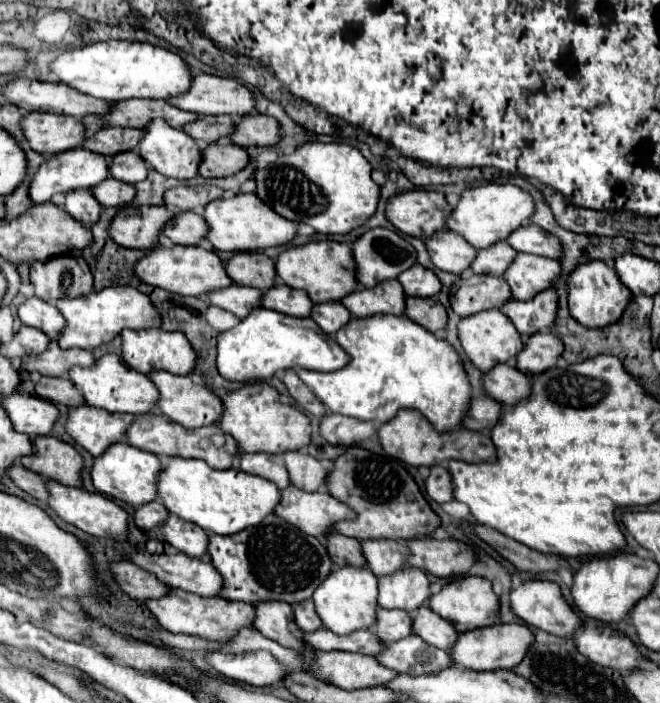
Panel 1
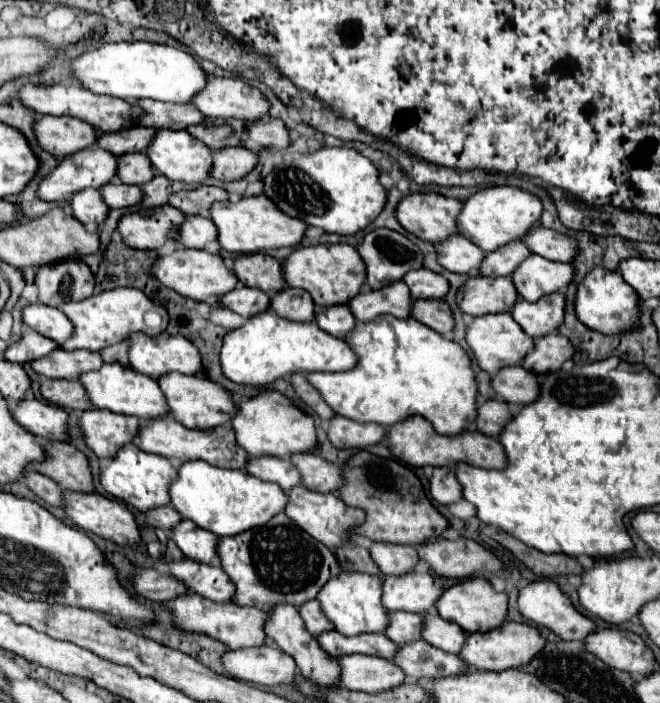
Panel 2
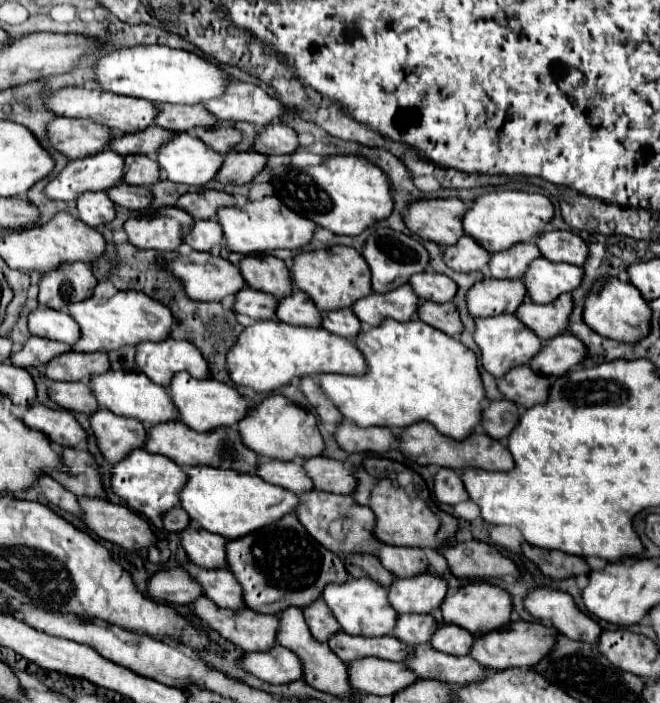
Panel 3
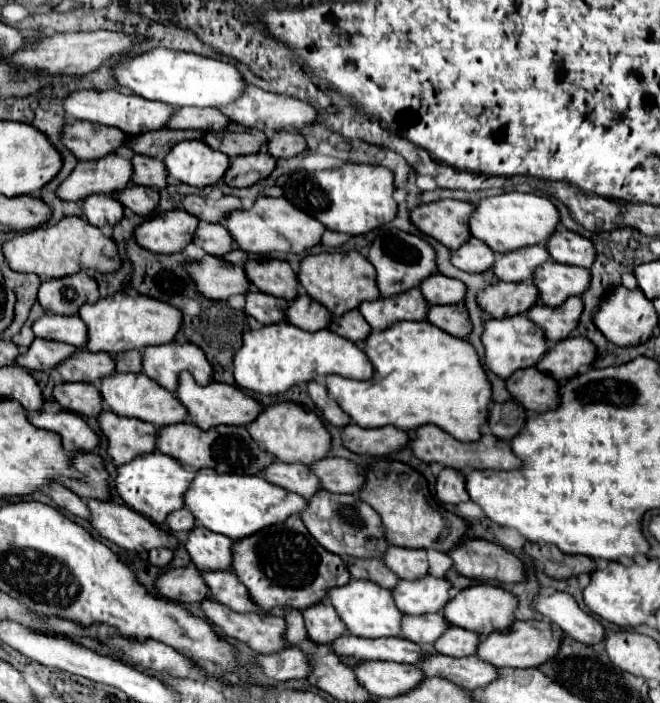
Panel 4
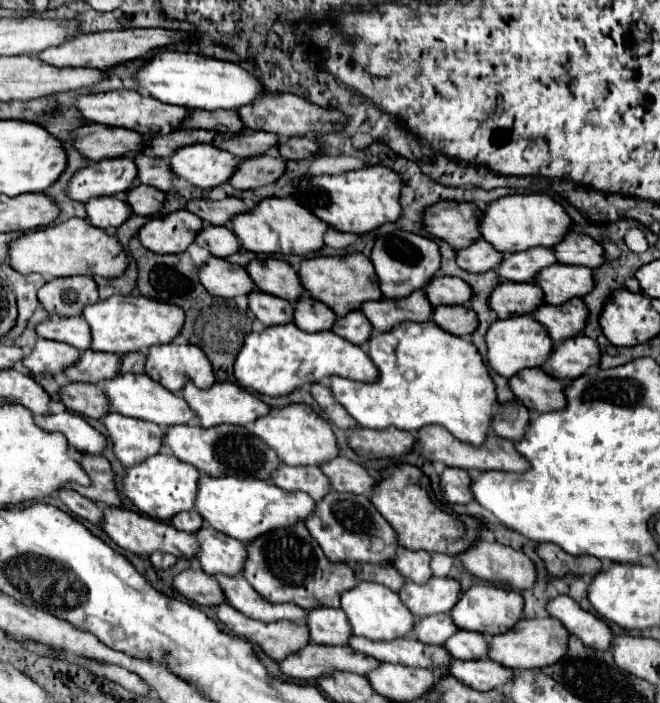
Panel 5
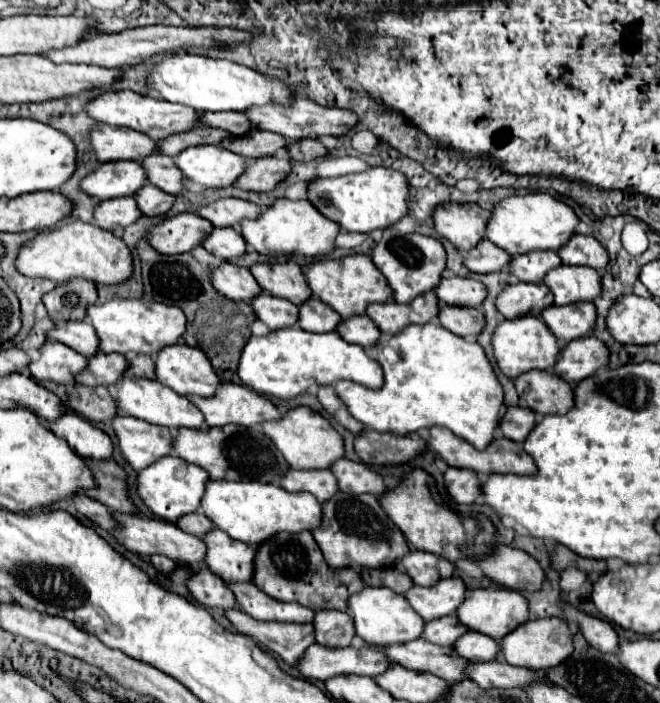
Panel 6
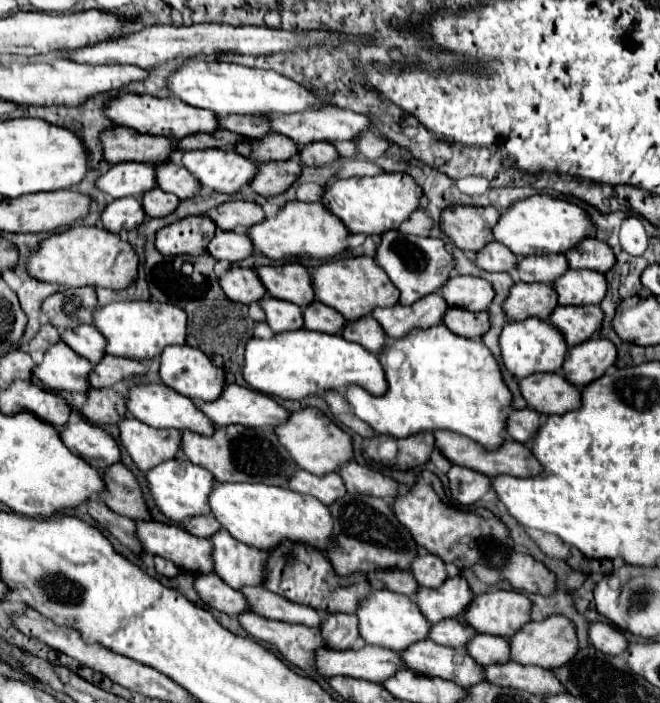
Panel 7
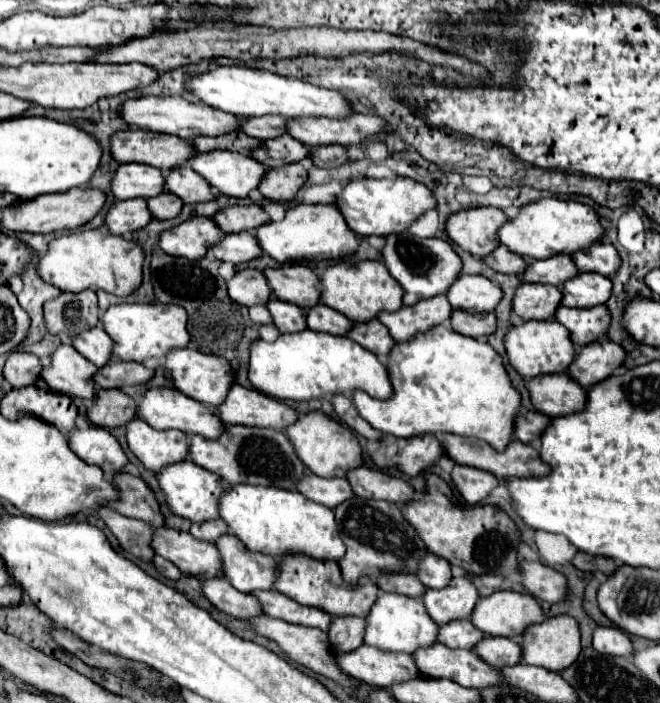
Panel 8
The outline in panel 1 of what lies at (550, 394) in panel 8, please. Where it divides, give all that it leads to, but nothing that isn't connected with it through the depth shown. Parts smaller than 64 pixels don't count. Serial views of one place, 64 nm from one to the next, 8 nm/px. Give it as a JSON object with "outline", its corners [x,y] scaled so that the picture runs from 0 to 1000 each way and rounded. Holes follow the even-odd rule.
{"outline":[[[755,518],[730,535],[730,546],[742,566],[764,578],[779,578],[803,558],[803,538],[776,518]]]}

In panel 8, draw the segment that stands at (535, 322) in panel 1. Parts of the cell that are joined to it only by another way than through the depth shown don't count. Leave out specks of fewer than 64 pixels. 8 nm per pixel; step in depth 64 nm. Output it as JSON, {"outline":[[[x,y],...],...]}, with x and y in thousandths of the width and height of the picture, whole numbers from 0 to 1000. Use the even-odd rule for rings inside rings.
{"outline":[[[848,435],[842,441],[842,455],[855,461],[864,469],[867,486],[873,495],[891,492],[891,486],[903,486],[906,481],[918,478],[921,461],[924,461],[924,444],[918,435],[900,435],[900,438],[858,438]]]}

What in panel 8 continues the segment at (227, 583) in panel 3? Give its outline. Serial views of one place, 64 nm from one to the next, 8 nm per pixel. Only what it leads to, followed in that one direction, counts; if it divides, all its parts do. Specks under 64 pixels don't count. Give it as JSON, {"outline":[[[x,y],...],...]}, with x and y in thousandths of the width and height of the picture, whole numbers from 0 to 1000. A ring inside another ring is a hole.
{"outline":[[[391,839],[382,842],[394,859],[400,873],[412,876],[412,879],[424,879],[424,882],[436,882],[439,888],[461,888],[461,890],[476,890],[485,896],[497,896],[503,876],[494,873],[485,865],[473,865],[473,862],[458,862],[448,853],[430,848],[427,842],[418,839]]]}

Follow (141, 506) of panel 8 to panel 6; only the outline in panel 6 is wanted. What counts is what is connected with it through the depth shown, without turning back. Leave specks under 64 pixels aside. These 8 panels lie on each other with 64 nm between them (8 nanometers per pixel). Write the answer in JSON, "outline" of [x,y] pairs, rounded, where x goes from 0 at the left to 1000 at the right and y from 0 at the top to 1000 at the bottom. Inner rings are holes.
{"outline":[[[155,654],[148,660],[139,660],[139,671],[148,691],[145,697],[130,697],[127,703],[155,714],[170,728],[209,728],[194,706],[191,671],[185,663],[179,663],[173,654]]]}

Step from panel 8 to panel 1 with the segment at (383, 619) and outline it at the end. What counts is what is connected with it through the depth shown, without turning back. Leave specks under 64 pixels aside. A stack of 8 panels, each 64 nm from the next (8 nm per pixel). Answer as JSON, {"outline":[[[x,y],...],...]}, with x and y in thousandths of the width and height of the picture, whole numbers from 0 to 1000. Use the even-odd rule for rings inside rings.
{"outline":[[[509,808],[503,817],[479,836],[473,853],[479,871],[488,879],[491,890],[509,902],[533,902],[545,893],[564,896],[570,885],[570,848],[573,848],[573,822],[558,808]]]}

